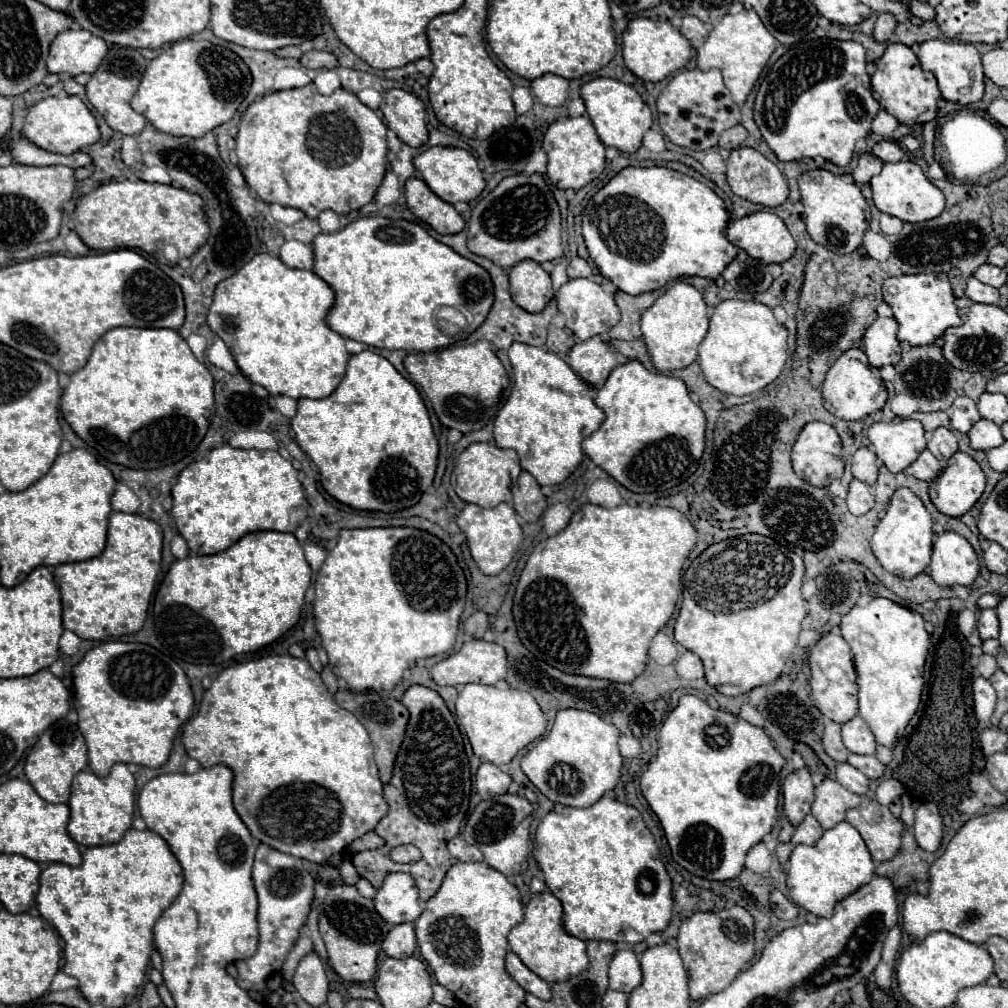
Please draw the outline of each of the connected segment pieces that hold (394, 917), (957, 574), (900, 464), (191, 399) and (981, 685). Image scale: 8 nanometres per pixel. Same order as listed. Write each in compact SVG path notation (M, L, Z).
M392 872L384 878L374 896L374 906L388 924L414 922L422 914L416 882L404 872Z
M944 532L936 536L930 576L942 588L954 588L958 584L970 586L978 576L980 564L974 548L956 532Z
M892 420L892 422L876 422L868 428L868 440L874 444L874 452L876 456L884 462L884 466L898 474L904 472L914 460L916 456L920 456L920 452L926 448L926 438L924 438L924 428L918 420Z
M112 328L94 344L86 366L70 376L60 410L70 428L102 460L134 470L152 470L186 458L202 442L214 414L214 380L178 332L166 328Z
M978 676L972 682L972 692L974 692L974 712L978 720L988 720L994 712L996 704L996 690L992 688L990 680Z

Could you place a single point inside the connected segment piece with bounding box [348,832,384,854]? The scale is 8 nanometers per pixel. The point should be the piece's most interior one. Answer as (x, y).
(371, 840)

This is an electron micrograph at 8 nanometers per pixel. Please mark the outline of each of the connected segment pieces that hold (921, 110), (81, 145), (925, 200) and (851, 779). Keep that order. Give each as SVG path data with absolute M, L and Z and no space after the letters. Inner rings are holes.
M888 44L884 56L878 60L878 70L872 76L872 94L878 104L892 114L900 124L914 126L934 120L940 90L932 72L924 72L916 54L904 44Z
M52 96L52 98L44 98L36 102L28 110L22 134L26 140L36 144L38 148L44 148L46 152L54 152L54 154L74 154L78 150L88 148L100 138L94 116L90 114L88 106L78 96L66 96L66 98Z
M910 160L896 162L896 164L884 164L882 172L876 174L870 180L872 192L874 192L874 204L880 212L896 216L904 222L926 222L944 210L944 194L924 176L922 168Z
M838 764L836 766L836 780L844 786L844 788L848 788L850 792L854 792L854 794L866 794L866 790L868 790L868 784L870 784L870 780L860 772L860 770L856 770L854 766L850 766L850 764Z

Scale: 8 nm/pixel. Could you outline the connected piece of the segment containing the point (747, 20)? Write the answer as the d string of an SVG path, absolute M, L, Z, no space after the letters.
M744 10L740 14L724 16L712 28L706 42L696 50L698 52L696 60L698 60L698 68L704 72L718 68L724 76L724 84L732 92L732 100L736 100L736 104L744 104L748 92L756 84L760 72L764 70L764 66L766 66L768 58L772 56L772 52L776 50L776 46L778 46L776 38L764 28L764 24L756 16L756 12Z

